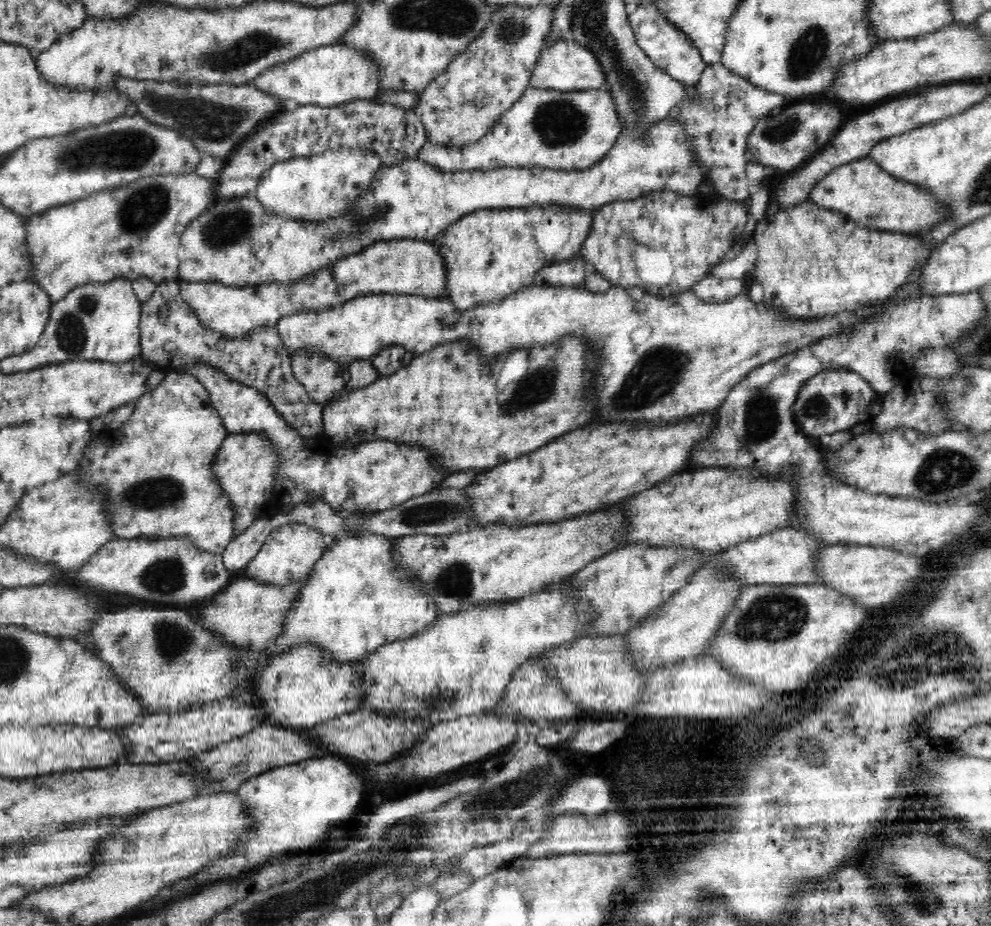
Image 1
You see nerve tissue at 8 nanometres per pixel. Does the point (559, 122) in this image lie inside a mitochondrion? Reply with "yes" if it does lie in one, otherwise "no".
yes

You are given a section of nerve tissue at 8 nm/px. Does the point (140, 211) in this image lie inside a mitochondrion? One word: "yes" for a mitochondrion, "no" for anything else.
yes

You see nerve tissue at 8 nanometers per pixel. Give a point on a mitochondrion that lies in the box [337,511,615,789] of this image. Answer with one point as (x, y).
(456, 581)

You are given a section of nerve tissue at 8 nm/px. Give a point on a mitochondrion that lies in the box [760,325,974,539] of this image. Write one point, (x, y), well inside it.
(816, 406)

